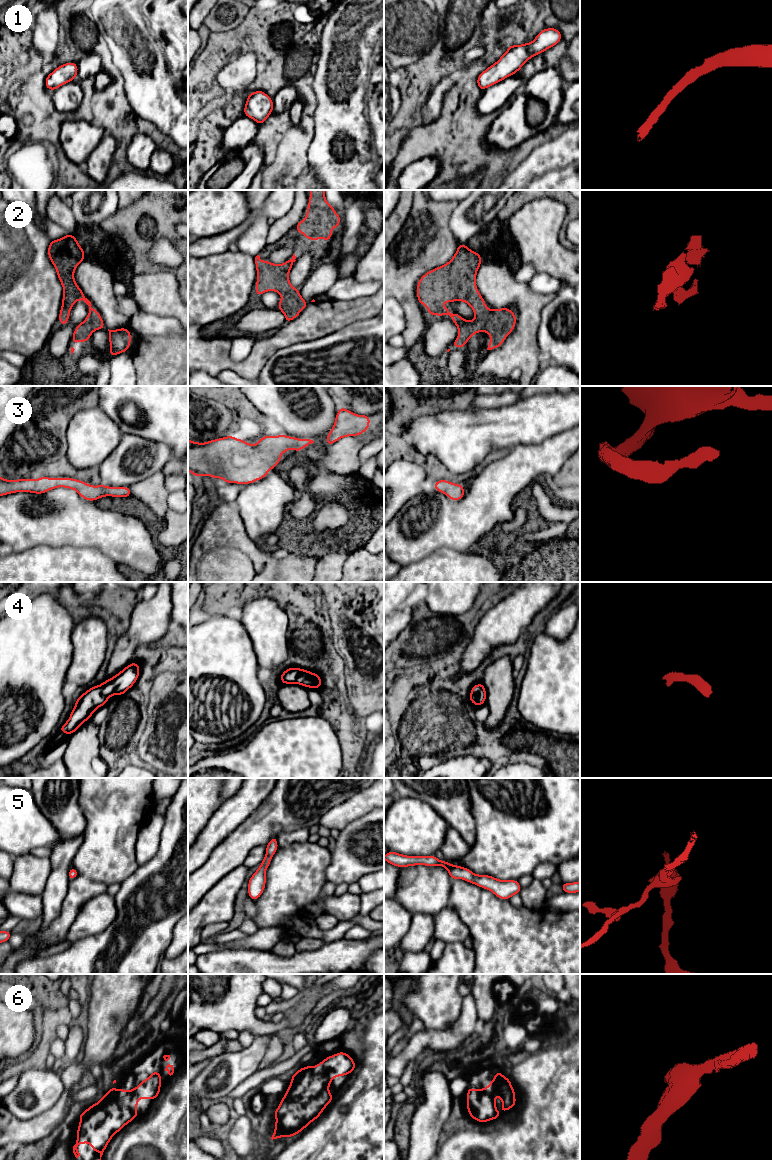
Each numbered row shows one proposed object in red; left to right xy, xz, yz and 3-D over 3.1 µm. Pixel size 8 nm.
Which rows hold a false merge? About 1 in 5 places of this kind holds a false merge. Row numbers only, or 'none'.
none

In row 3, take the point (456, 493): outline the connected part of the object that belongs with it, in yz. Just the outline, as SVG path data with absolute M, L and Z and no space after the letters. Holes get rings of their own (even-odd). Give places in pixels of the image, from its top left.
M437 480L434 483L434 488L437 492L447 495L453 501L459 501L465 495L462 484L454 484L448 480Z

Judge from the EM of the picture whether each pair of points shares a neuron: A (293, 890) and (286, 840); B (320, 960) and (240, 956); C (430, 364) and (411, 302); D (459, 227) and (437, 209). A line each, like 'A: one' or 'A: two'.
A: two
B: one
C: two
D: two

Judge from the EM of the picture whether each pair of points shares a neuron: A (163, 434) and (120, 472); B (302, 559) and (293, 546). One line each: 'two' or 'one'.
A: two
B: two

